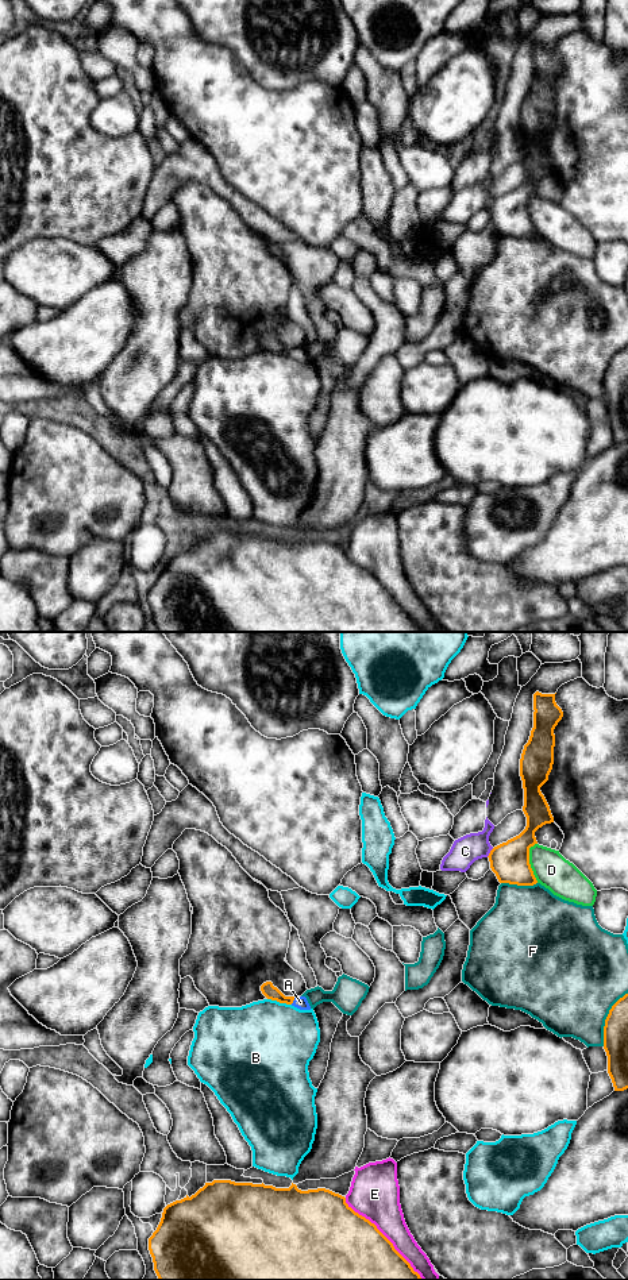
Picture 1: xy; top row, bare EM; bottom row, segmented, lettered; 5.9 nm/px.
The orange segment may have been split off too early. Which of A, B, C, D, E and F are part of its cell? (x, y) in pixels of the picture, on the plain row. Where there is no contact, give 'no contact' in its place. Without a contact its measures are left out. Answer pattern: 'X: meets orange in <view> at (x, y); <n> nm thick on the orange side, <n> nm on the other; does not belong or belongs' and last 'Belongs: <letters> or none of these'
A: meets orange in xy at (293, 351); 80 nm thick on the orange side, 80 nm on the other; belongs
B: meets orange in xy at (280, 354); 80 nm thick on the orange side, 500 nm on the other; does not belong
C: meets orange in xy at (490, 204); 220 nm thick on the orange side, 170 nm on the other; does not belong
D: meets orange in xy at (528, 215); 220 nm thick on the orange side, 220 nm on the other; does not belong
E: meets orange in xy at (384, 588); 500 nm thick on the orange side, 280 nm on the other; does not belong
F: meets orange in xy at (607, 370); 140 nm thick on the orange side, 480 nm on the other; does not belong
Belongs: A

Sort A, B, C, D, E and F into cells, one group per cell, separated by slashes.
A / B / C / D / E / F

